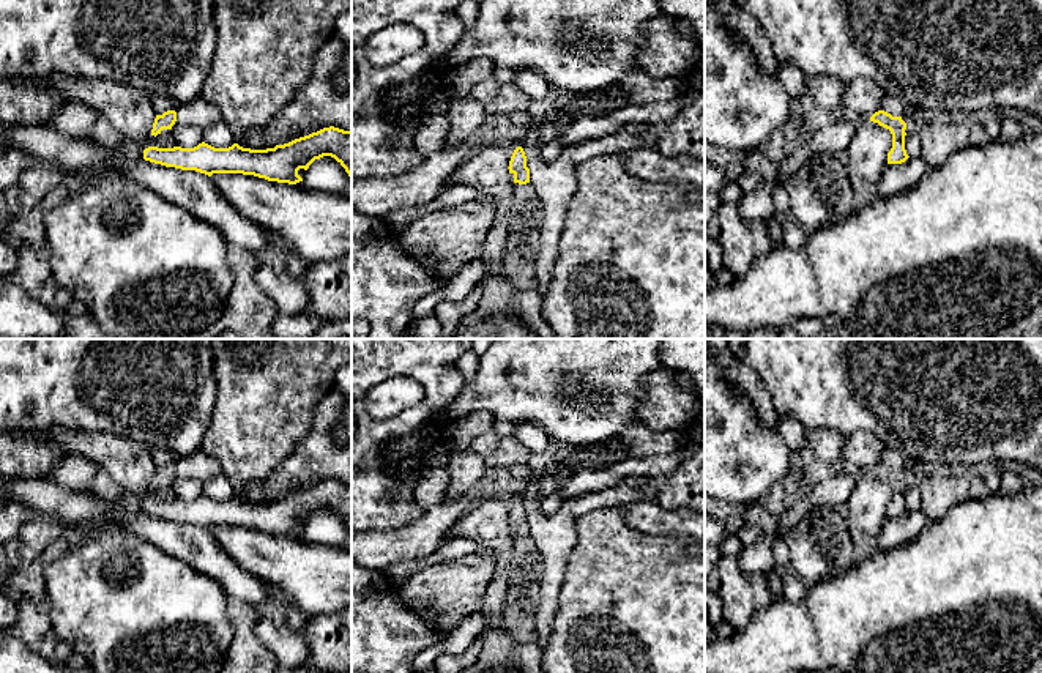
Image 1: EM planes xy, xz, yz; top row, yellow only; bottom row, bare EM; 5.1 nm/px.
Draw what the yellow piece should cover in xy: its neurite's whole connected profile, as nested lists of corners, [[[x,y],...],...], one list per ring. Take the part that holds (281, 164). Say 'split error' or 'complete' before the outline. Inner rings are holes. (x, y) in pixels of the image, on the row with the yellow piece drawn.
complete; [[[329,126],[266,150],[243,148],[238,143],[214,148],[205,142],[194,148],[148,147],[143,150],[145,161],[166,167],[195,170],[208,177],[243,173],[288,184],[303,181],[298,170],[307,170],[315,159],[323,156],[334,158],[352,180],[352,131]]]

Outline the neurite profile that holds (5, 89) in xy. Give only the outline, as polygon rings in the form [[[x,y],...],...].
[[[0,0],[0,125],[46,125],[68,102],[46,84],[52,73],[114,80],[189,102],[200,96],[216,38],[213,0]]]

